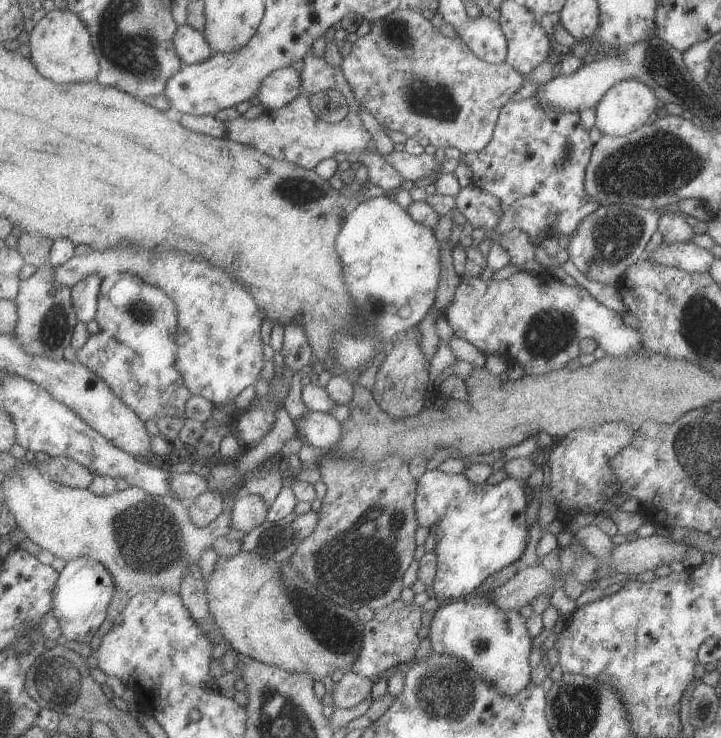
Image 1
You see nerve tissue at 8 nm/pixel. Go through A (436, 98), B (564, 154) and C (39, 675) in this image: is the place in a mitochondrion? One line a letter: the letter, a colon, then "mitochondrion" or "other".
A: mitochondrion
B: mitochondrion
C: mitochondrion

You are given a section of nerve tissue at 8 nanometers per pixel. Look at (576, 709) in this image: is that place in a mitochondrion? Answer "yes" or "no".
yes

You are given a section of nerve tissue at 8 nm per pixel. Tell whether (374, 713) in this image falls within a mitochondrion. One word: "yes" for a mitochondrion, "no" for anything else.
no

